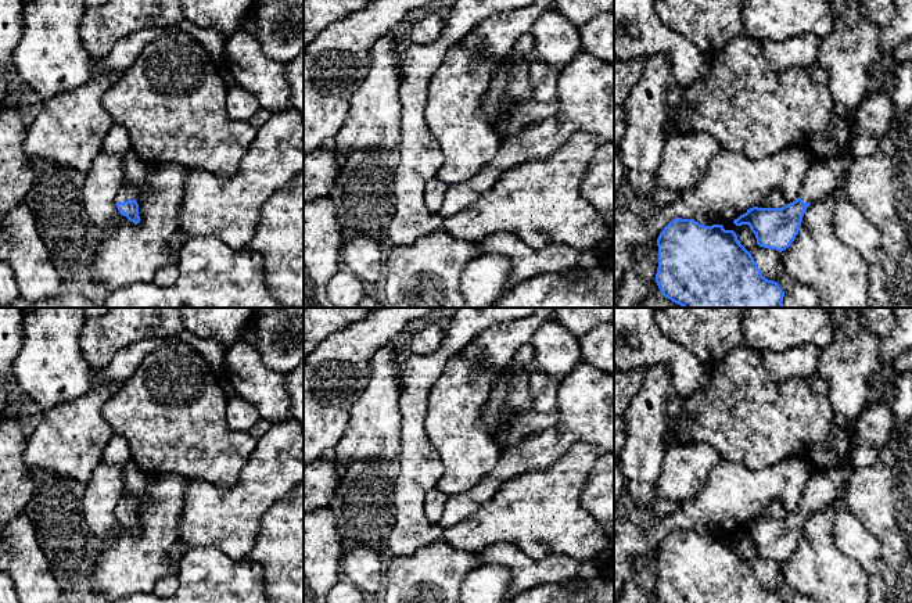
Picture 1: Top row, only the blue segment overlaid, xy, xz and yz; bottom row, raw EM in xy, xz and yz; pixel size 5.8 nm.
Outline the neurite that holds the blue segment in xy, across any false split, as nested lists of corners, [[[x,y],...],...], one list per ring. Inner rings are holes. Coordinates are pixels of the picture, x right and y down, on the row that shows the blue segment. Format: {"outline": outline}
{"outline": [[[123,183],[115,197],[115,202],[121,215],[126,216],[130,222],[136,225],[140,222],[137,195],[133,189],[128,187]]]}

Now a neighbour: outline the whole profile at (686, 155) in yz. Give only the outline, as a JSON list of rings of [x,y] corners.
[[[705,132],[668,136],[656,171],[657,187],[674,191],[692,189],[701,180],[710,161],[719,151],[718,140]]]

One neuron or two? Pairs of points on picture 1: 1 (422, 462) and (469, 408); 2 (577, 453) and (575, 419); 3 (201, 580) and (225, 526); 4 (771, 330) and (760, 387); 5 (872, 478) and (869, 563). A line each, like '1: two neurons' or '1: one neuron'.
1: two neurons
2: two neurons
3: two neurons
4: two neurons
5: two neurons

